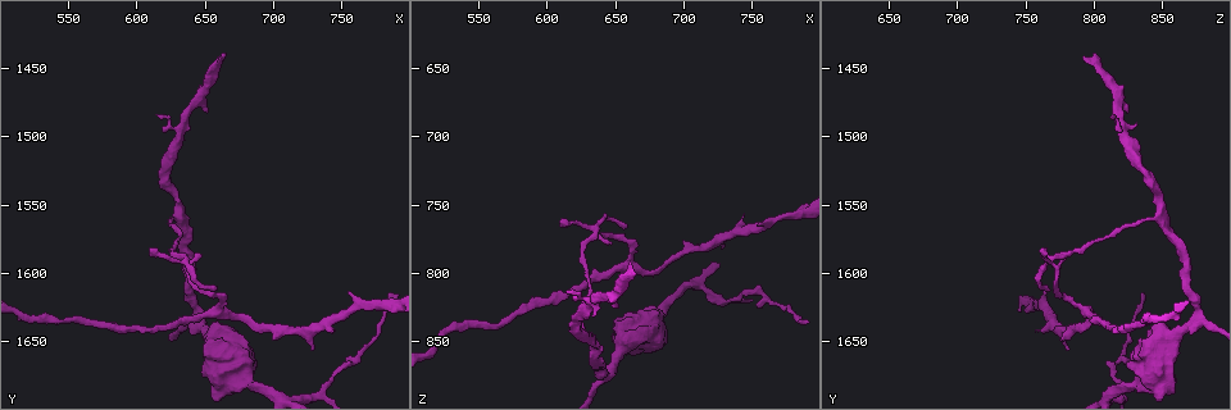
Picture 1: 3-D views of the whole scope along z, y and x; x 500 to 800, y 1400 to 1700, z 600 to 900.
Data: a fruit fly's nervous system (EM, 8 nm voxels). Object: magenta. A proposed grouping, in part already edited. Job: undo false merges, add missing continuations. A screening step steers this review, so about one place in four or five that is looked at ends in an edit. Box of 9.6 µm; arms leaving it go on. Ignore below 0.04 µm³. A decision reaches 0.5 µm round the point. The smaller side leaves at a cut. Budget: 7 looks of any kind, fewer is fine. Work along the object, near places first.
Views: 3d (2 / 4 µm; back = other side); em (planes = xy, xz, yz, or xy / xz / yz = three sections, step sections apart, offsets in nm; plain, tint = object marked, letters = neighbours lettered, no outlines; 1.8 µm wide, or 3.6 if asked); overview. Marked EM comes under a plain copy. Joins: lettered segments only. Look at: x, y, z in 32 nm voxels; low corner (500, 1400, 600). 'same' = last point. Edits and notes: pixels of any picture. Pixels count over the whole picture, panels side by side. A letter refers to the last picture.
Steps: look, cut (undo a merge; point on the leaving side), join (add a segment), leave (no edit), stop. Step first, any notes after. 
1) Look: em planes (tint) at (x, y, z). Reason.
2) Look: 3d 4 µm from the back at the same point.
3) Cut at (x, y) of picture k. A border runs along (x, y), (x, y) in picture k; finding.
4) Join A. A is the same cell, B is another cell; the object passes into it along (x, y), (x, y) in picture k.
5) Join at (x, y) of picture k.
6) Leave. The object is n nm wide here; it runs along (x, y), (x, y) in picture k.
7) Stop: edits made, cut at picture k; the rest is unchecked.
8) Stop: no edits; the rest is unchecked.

Look: 3d 2 µm at (634, 1562, 852). Three arms meet.

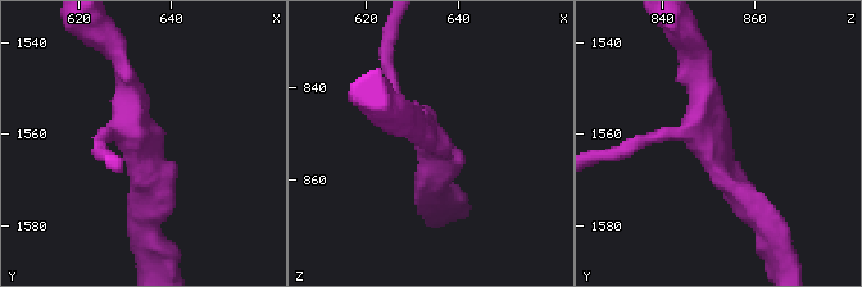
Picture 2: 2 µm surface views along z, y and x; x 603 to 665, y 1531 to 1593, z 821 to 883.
Look: em planes (tint) at (633, 1562, 850). 3 arms meet here.

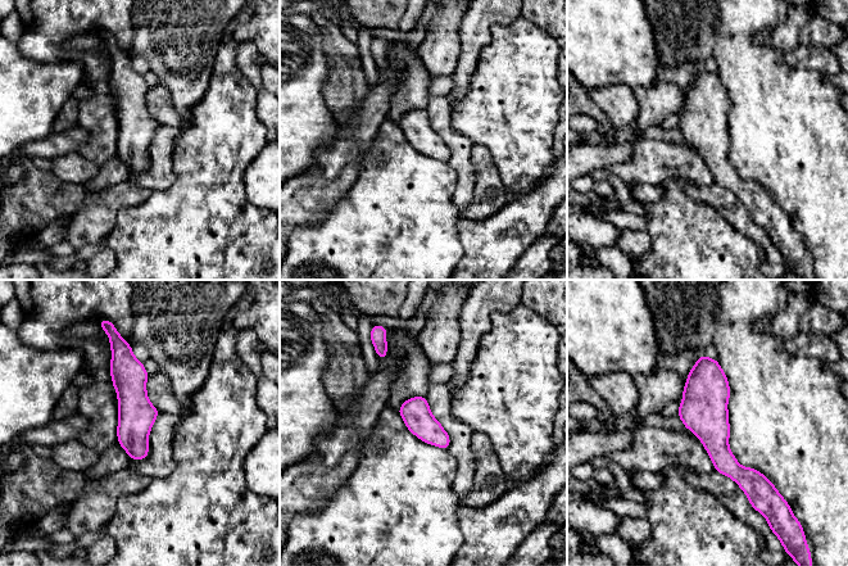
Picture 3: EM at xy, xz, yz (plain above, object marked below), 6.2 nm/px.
Look: em planes (letters) at the same point.

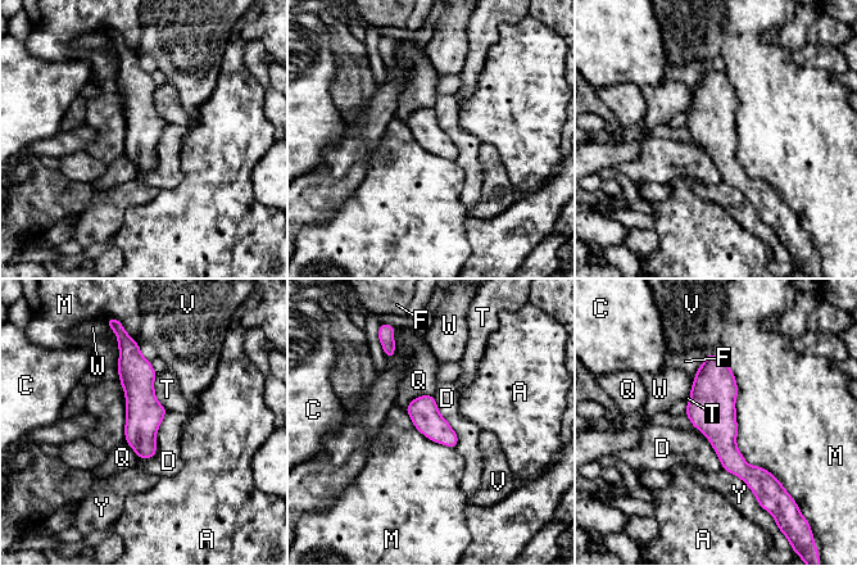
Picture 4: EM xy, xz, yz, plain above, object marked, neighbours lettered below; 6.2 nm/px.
Leave. A, C, D, F, M, Q, T, V, W and Y are other cells; a border runs along (168, 411), (157, 452), (137, 458) in picture 4; all the same cell.

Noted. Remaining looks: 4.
Look: 3d 4 µm from the back at (658, 1656, 842). Sudden change in width.

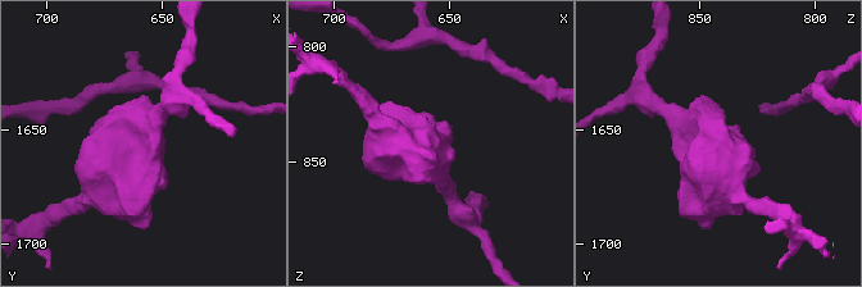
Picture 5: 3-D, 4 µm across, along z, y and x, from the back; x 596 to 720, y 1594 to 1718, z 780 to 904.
Look: em 3.6 µm planes (letters) at the same point. Shape alone is not enough.

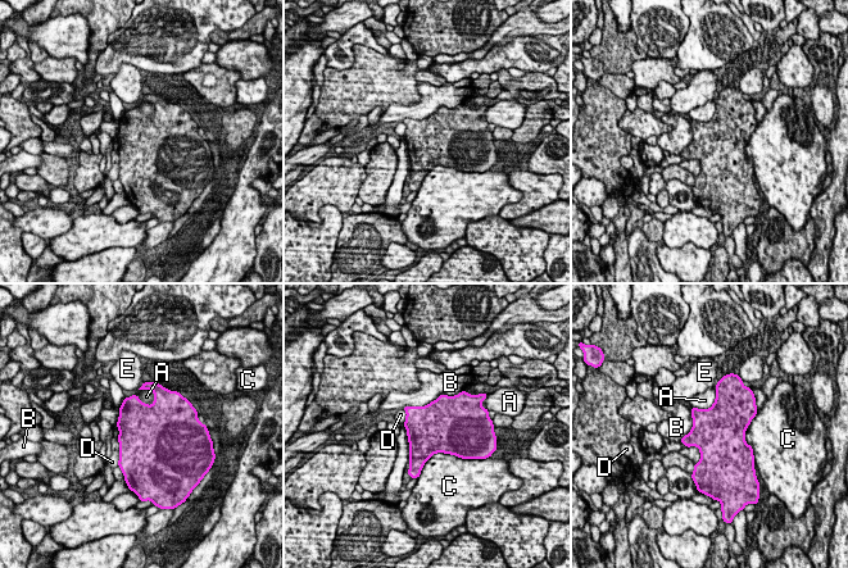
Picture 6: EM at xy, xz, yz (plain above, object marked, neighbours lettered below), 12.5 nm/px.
Leave. A, B, C, D and E are other cells; one cell here.

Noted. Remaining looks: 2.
Look: em xz step 16 (letters) at (634, 1588, 774). Sharp bend.

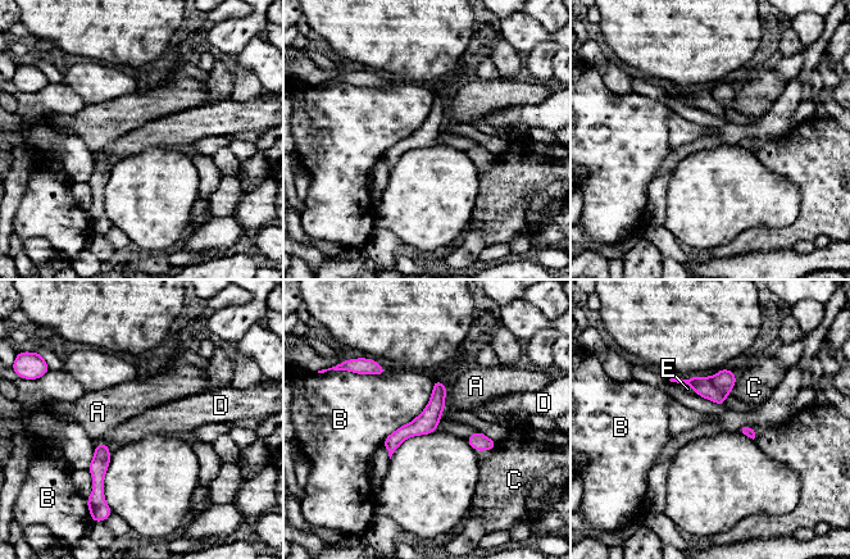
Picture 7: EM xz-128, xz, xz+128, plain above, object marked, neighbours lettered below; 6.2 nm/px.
Cut at (703, 386) of picture 7. The longest contact is with B, 500 nm; A, B, C, D and E are other cells; a border runs along (709, 377), (710, 382), (724, 396) in picture 7; a second cell is stuck on.

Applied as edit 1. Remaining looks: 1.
Stop: edits made, cut at picture 7; the rest is unchecked.

